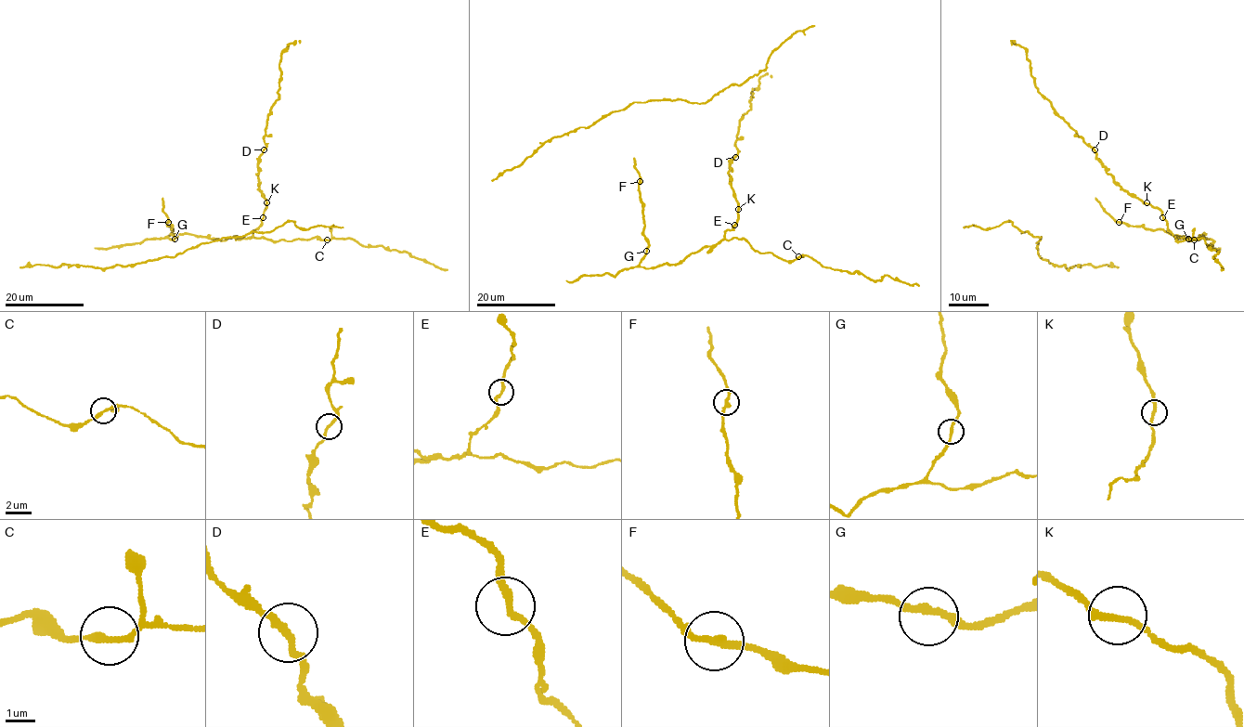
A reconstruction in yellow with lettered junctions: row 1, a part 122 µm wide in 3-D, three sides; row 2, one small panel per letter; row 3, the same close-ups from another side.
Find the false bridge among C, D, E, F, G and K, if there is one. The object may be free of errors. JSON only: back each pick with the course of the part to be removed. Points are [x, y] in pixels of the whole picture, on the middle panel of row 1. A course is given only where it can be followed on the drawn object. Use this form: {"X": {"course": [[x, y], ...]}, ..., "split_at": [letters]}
{"split_at": []}

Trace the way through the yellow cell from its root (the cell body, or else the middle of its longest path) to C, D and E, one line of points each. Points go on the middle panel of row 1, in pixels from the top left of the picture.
C: (647, 251), (640, 264), (646, 268), (680, 264), (705, 247), (733, 238), (785, 261), (798, 256)
D: (647, 251), (641, 266), (677, 265), (716, 246), (733, 228), (738, 205), (729, 170), (735, 157)
E: (647, 251), (641, 266), (677, 265), (705, 247), (719, 243), (734, 225)

